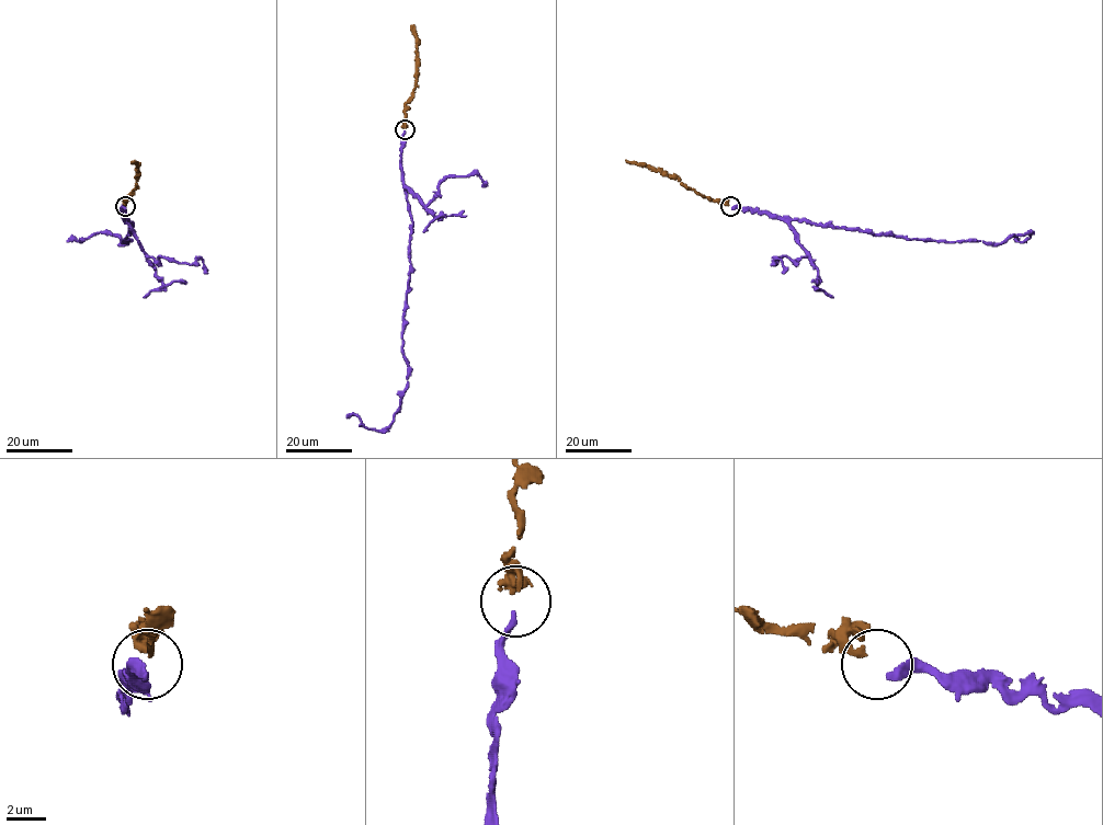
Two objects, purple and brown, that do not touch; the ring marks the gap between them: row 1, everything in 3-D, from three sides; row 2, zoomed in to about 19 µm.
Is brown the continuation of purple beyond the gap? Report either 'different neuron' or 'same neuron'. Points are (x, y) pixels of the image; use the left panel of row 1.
different neuron

